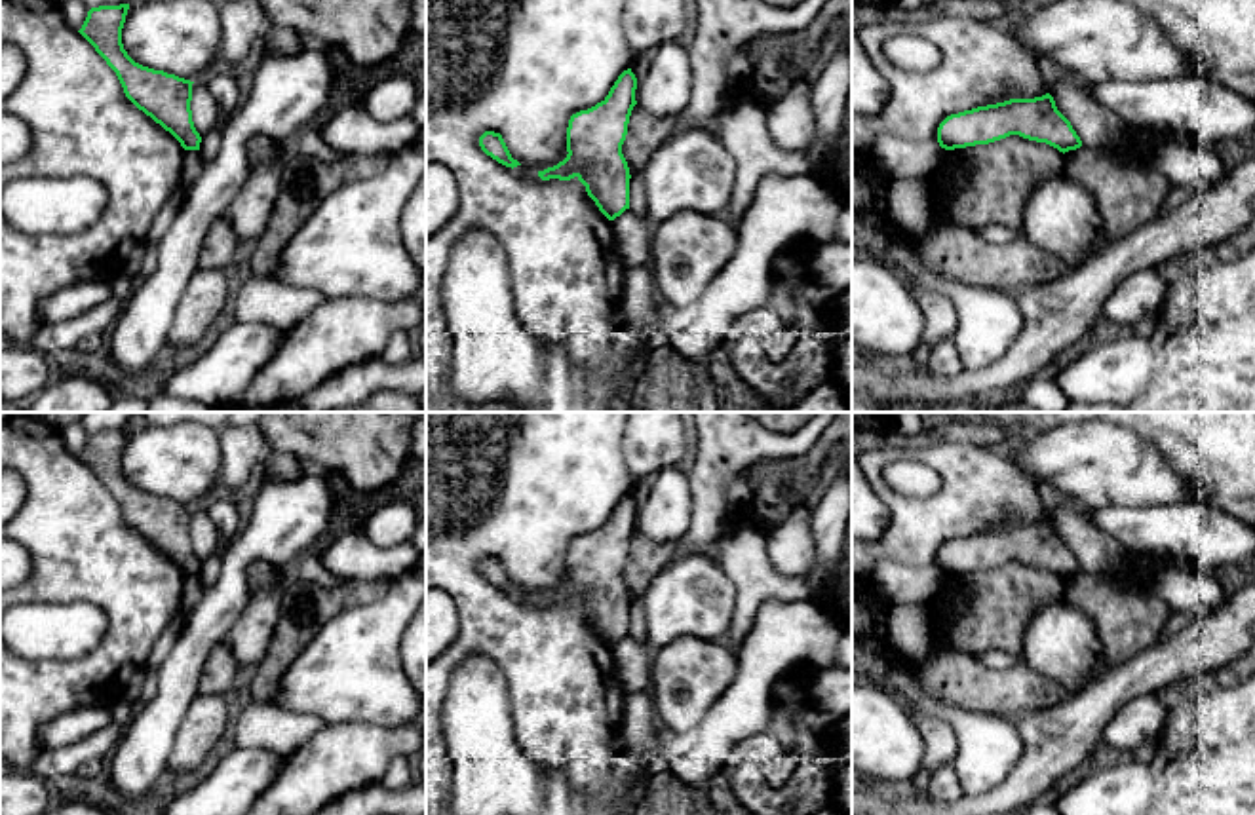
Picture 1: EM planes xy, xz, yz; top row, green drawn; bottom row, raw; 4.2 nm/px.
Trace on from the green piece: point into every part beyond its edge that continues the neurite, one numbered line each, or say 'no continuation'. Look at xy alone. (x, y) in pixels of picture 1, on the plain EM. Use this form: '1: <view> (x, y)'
no continuation

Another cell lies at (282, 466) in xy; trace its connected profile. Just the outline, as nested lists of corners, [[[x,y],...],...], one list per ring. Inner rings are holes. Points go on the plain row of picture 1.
[[[270,450],[259,467],[253,486],[266,477],[274,477],[280,481],[291,481],[302,475],[304,469],[306,465],[297,456],[287,454],[287,452]]]

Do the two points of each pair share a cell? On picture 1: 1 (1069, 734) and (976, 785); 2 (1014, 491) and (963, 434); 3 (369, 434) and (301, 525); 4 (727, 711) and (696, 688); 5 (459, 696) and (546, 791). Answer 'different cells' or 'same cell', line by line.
1: different cells
2: different cells
3: different cells
4: different cells
5: same cell

